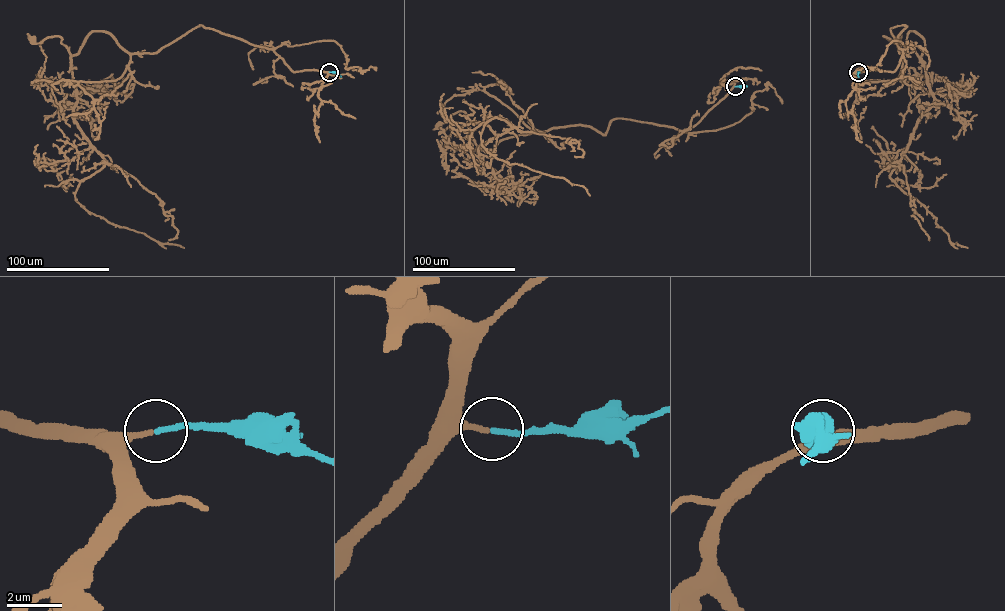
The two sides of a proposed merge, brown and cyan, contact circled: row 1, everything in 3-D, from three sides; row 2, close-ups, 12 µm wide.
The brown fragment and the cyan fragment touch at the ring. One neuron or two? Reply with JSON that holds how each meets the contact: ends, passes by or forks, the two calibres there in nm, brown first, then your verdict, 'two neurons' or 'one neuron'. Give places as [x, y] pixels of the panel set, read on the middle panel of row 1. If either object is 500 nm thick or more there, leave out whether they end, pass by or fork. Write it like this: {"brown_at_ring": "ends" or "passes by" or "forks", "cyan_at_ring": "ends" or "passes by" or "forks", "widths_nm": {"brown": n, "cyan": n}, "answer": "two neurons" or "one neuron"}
{"brown_at_ring": "ends", "cyan_at_ring": "ends", "widths_nm": {"brown": 200, "cyan": 180}, "answer": "one neuron"}

